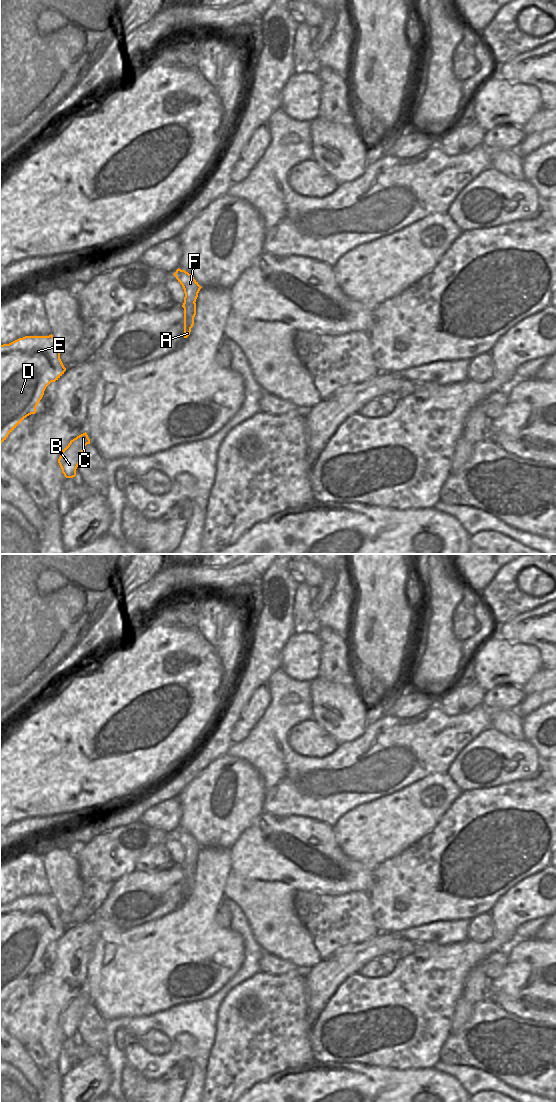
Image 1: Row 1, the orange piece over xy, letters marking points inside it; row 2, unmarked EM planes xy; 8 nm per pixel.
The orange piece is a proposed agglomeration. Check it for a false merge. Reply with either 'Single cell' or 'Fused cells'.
Fused cells.

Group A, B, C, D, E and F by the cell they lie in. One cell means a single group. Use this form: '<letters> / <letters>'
A B C / D E F

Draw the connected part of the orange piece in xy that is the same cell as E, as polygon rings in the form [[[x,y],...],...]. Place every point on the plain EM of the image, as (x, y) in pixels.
[[[53,895],[25,896],[0,905],[0,1004],[36,967],[46,947],[66,931]]]

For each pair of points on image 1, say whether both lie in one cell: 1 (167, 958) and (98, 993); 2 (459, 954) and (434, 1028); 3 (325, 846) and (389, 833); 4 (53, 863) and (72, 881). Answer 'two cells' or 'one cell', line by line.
1: one cell
2: one cell
3: two cells
4: one cell

